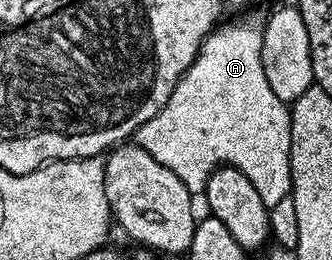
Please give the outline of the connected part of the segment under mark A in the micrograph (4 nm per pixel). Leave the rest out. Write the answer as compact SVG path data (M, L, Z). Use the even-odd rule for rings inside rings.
M242 23L239 27L226 27L215 30L202 43L198 56L189 71L185 71L172 89L172 97L136 132L136 142L144 148L164 169L172 169L180 181L198 197L205 192L208 177L218 167L235 167L252 181L260 201L271 209L277 209L282 202L291 198L292 165L290 164L290 107L282 103L272 93L267 78L264 77L264 66L261 61L263 24Z

